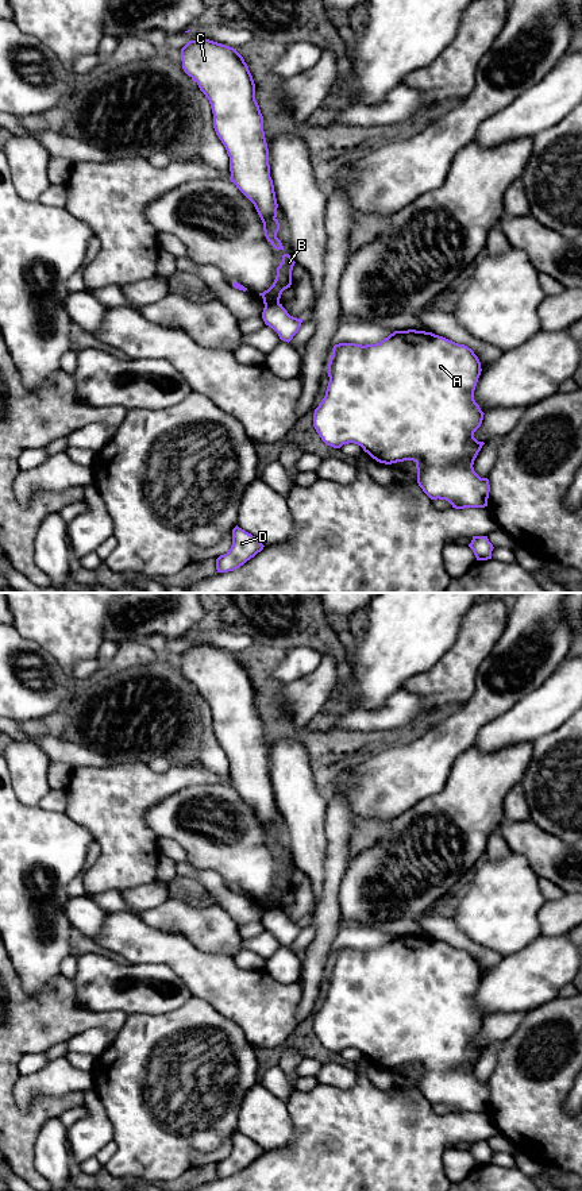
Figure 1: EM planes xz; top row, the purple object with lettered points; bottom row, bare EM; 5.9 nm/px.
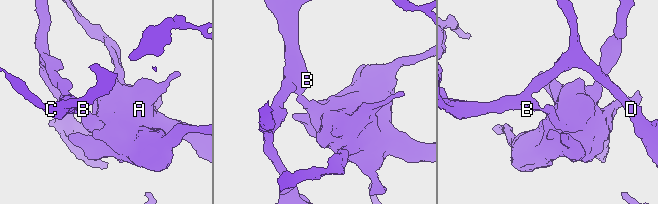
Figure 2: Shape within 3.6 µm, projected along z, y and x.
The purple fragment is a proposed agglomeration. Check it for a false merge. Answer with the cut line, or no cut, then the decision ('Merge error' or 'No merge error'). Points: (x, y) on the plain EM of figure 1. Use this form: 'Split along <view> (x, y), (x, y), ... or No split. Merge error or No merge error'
Split along xz (278, 906), (265, 910). Merge error

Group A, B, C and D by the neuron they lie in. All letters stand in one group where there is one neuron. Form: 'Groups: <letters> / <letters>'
Groups: A / B C D

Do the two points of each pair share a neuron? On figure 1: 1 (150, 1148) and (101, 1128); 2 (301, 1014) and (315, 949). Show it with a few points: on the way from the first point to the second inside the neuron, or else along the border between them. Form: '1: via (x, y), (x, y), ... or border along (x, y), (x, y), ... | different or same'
1: border along (100, 1102), (112, 1128), (114, 1139) | different
2: via (308, 998), (315, 966) | same

